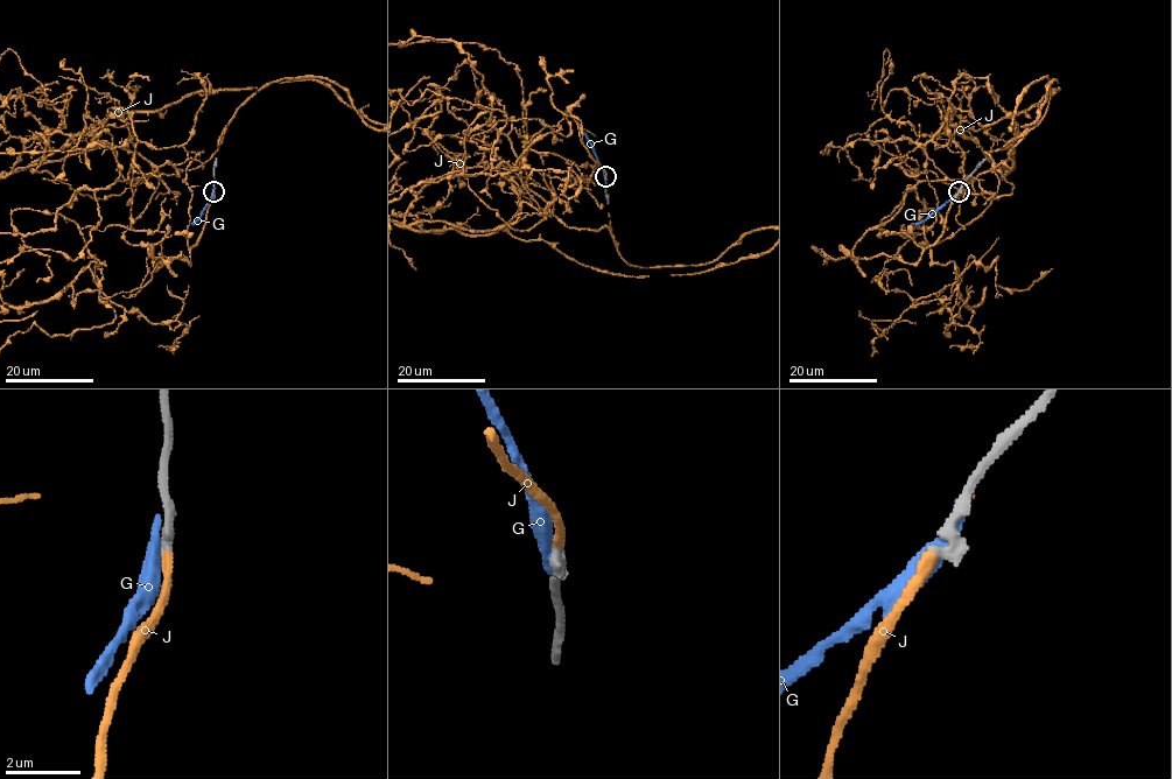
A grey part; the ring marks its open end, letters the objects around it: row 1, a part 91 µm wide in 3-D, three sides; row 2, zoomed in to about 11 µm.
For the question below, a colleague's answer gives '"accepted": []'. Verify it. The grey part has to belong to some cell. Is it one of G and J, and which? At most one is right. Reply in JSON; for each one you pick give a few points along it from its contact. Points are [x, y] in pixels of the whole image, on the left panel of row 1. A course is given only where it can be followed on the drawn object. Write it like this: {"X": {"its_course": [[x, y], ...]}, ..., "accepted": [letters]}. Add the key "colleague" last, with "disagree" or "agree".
{"accepted": ["J"], "colleague": "disagree"}

